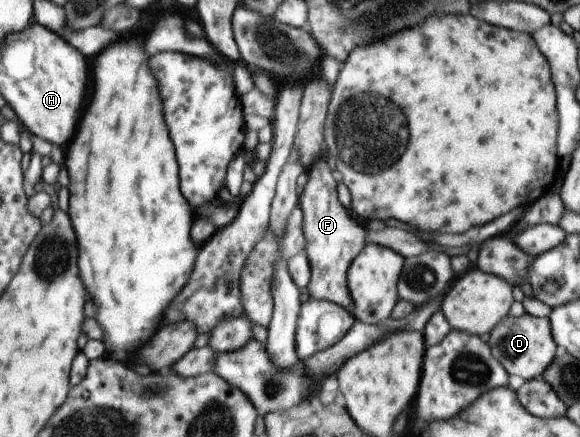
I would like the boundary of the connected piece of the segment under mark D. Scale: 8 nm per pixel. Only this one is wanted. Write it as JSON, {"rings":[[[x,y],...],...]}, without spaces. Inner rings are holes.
{"rings":[[[529,314],[512,318],[507,315],[499,320],[489,332],[487,343],[493,349],[493,355],[506,368],[509,375],[519,375],[525,382],[541,375],[546,365],[559,351],[550,331],[550,320],[546,317],[538,318]]]}

